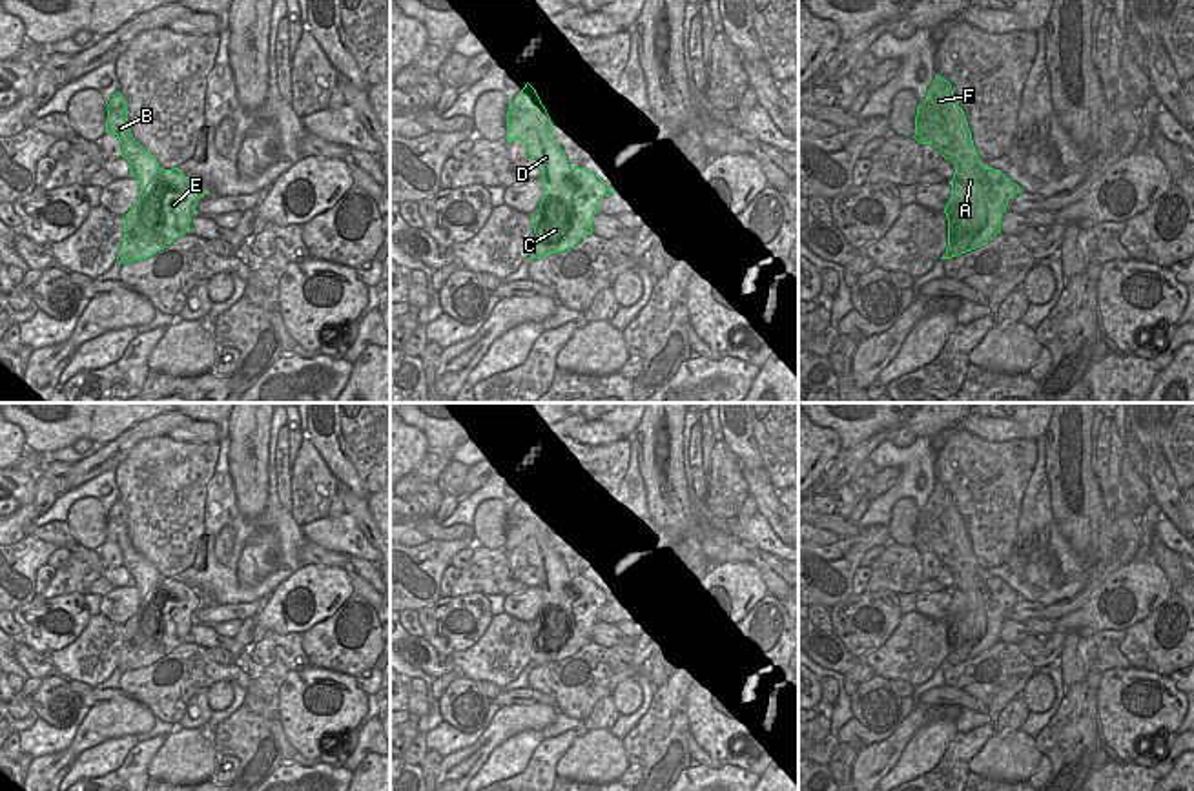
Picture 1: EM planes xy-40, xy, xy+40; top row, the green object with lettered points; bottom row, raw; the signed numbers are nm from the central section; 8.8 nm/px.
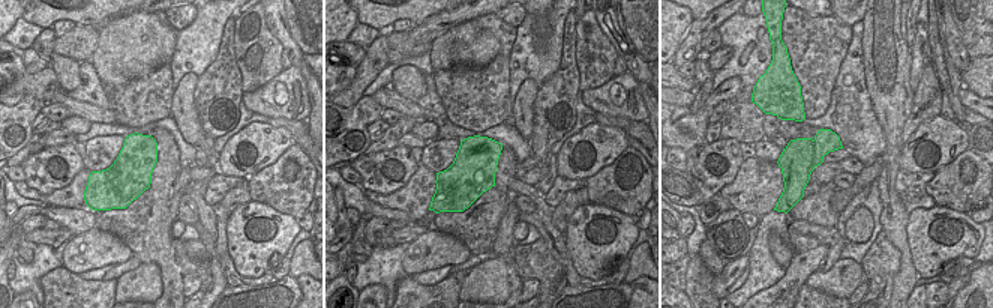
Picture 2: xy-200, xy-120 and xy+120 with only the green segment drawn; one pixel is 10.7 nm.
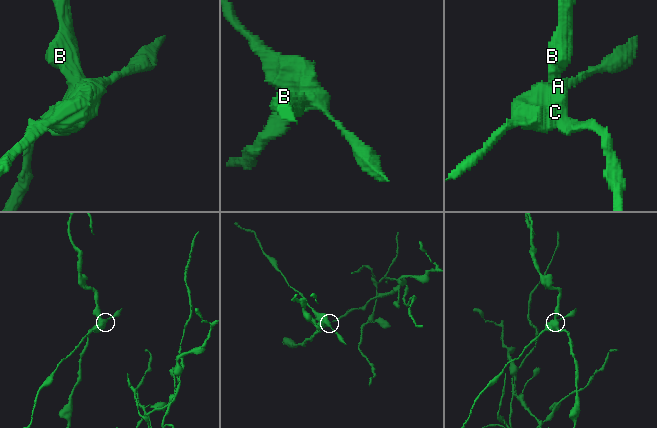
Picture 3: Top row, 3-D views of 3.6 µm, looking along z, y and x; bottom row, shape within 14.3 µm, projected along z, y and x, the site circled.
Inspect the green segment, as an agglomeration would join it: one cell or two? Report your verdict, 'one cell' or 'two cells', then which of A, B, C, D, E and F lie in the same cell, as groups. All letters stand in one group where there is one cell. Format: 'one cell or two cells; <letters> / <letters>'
two cells; A B C D F / E

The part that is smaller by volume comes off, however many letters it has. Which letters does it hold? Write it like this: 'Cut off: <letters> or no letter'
Cut off: E

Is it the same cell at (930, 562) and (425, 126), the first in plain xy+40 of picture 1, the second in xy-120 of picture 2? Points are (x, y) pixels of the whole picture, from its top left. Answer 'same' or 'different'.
different

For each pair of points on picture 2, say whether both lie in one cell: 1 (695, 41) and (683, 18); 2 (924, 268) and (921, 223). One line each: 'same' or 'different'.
1: different
2: same

